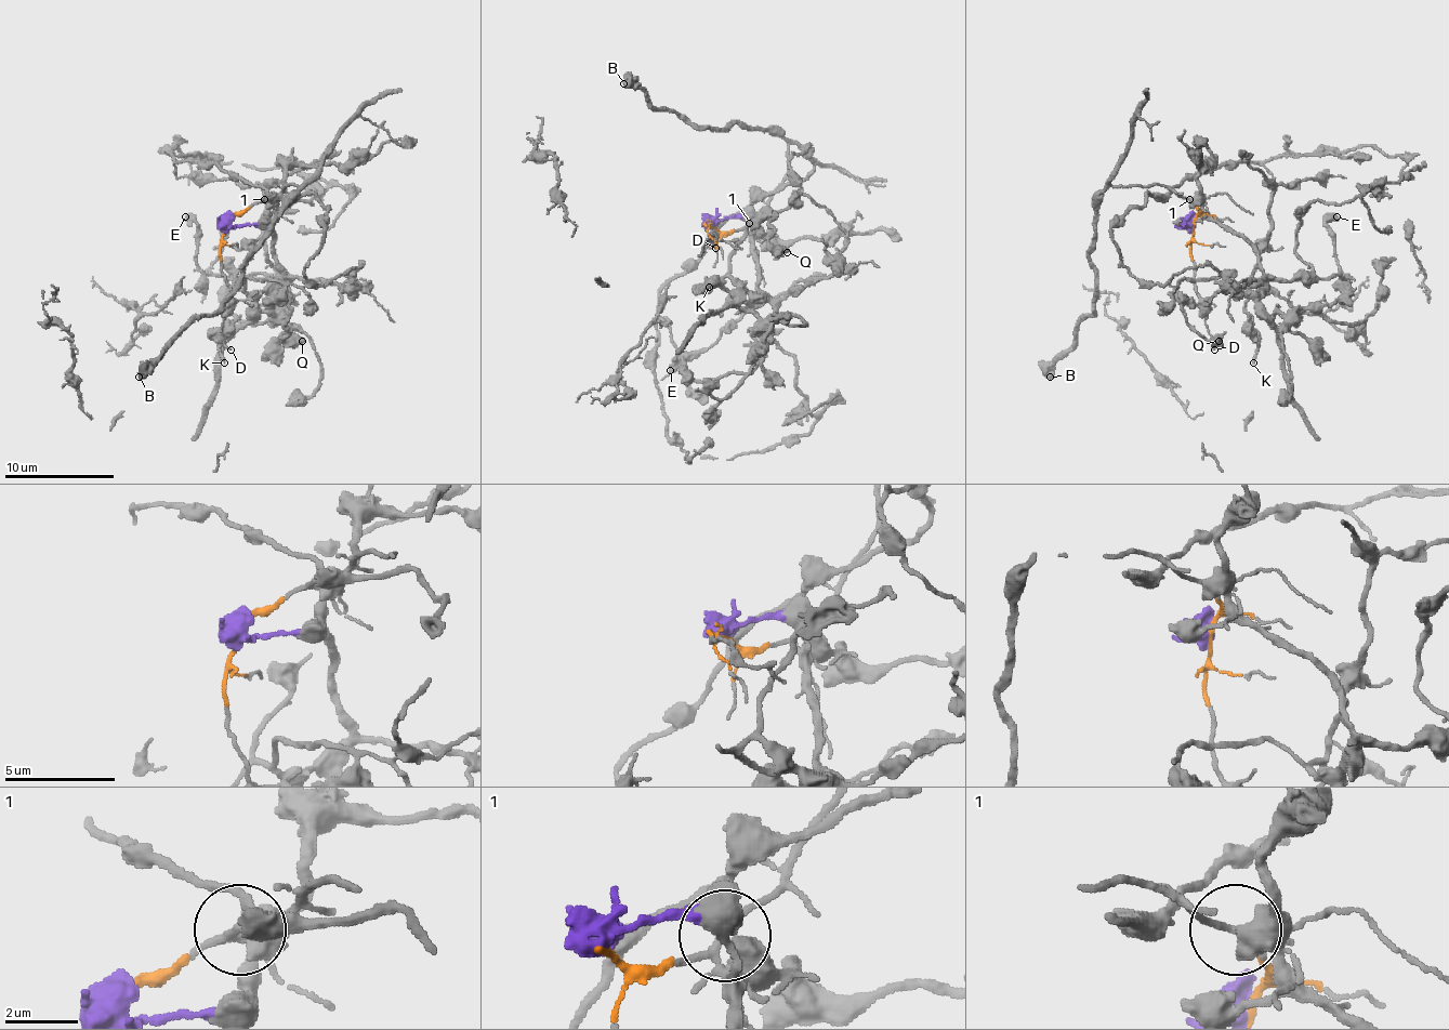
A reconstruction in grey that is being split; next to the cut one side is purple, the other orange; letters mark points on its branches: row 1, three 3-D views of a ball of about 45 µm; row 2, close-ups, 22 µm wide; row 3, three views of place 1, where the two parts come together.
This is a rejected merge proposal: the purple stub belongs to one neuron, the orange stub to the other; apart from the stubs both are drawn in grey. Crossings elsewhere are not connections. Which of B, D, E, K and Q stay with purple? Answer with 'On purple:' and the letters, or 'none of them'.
On purple: E, K, Q

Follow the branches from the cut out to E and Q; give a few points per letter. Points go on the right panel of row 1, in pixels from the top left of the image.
E: (1191, 226), (1183, 224), (1216, 218), (1238, 232), (1274, 278), (1309, 281), (1348, 276), (1326, 224), (1338, 215)
Q: (1191, 226), (1216, 218), (1238, 232), (1263, 273), (1254, 289), (1177, 287), (1183, 317), (1219, 342)

